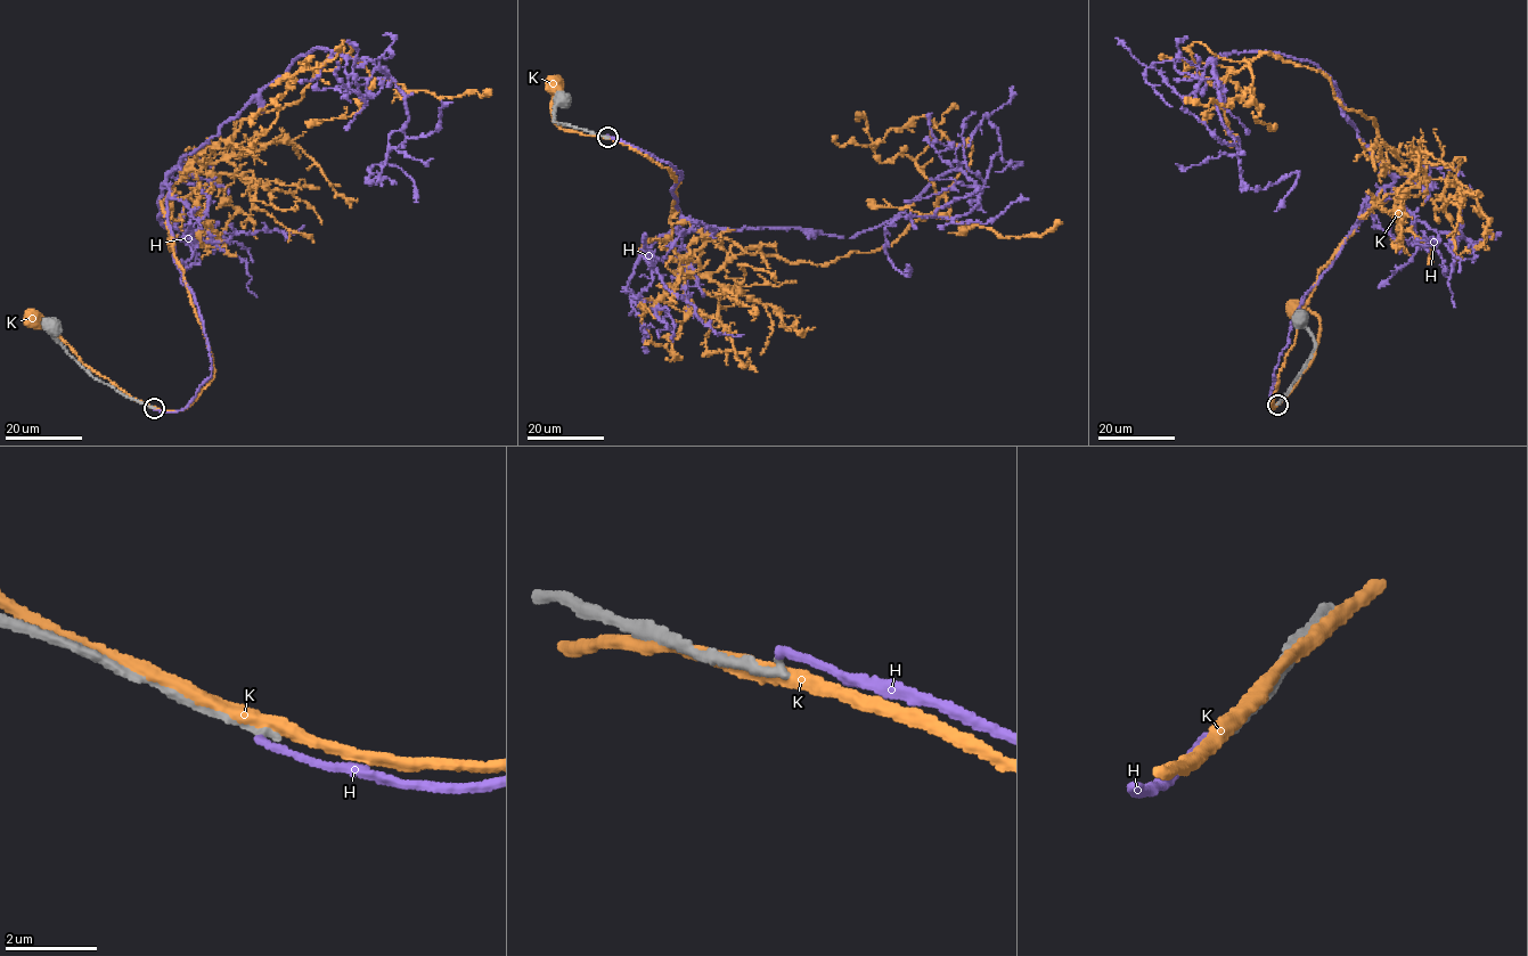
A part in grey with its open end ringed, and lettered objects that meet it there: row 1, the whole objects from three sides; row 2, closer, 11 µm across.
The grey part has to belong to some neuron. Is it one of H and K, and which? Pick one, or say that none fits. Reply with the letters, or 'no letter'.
no letter

